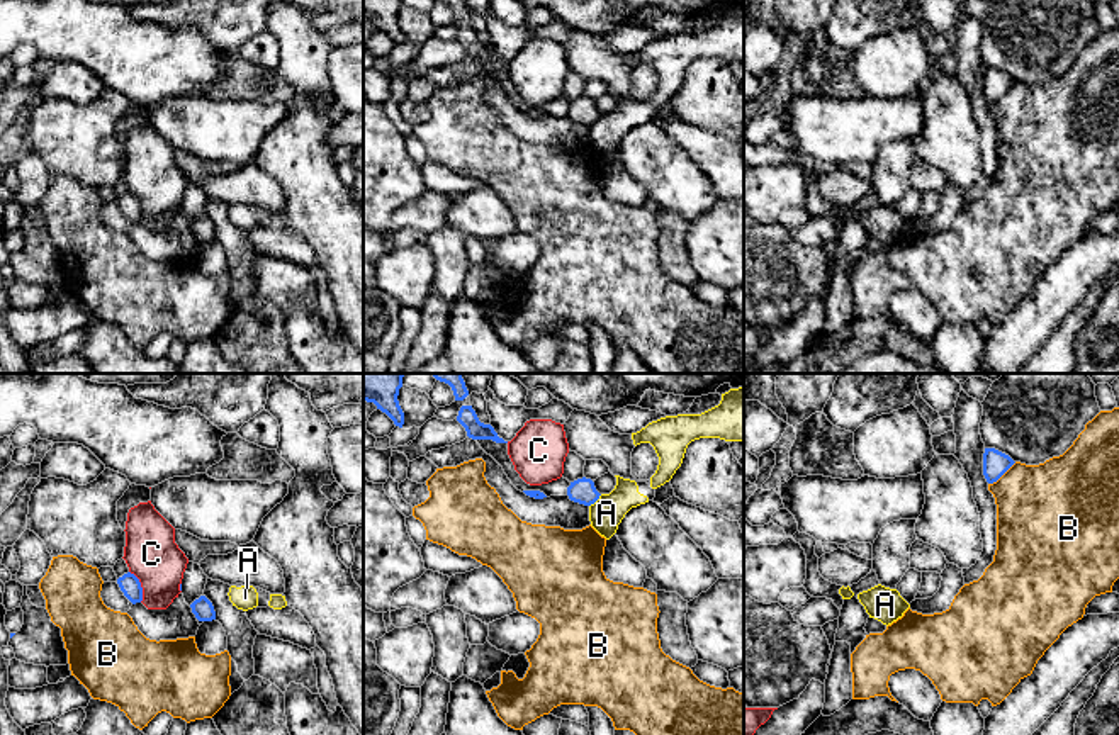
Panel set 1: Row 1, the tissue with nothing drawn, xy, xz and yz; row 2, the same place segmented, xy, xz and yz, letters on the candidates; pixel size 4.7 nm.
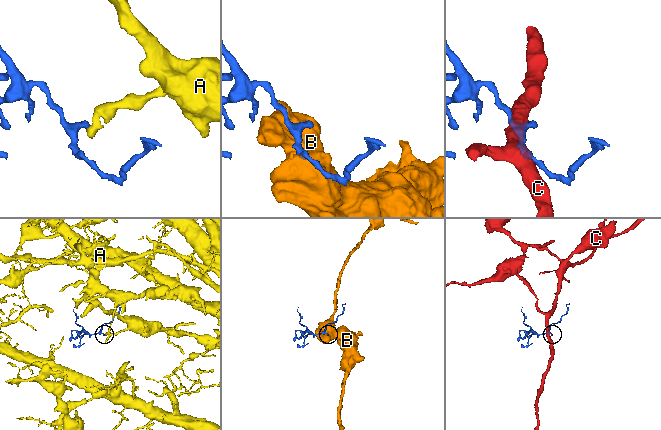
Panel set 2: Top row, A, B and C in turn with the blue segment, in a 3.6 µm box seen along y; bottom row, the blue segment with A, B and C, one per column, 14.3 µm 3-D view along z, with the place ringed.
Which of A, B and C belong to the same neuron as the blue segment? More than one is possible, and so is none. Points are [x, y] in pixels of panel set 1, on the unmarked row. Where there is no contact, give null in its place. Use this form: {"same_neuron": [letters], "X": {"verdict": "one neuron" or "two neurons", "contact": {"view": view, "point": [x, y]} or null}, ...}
{"same_neuron": [], "A": {"verdict": "two neurons", "contact": {"view": "xz", "point": [595, 121]}}, "B": {"verdict": "two neurons", "contact": {"view": "yz", "point": [1002, 94]}}, "C": {"verdict": "two neurons", "contact": {"view": "xy", "point": [140, 206]}}}

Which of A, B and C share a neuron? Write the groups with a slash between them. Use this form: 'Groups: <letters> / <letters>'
Groups: A / B / C

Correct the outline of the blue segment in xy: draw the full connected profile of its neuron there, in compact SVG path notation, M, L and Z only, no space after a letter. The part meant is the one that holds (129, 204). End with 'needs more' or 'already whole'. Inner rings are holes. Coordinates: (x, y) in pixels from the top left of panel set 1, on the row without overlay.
M127 192L122 197L117 199L117 204L121 207L121 210L124 212L124 216L132 222L141 222L143 221L143 207L139 199Z; already whole

